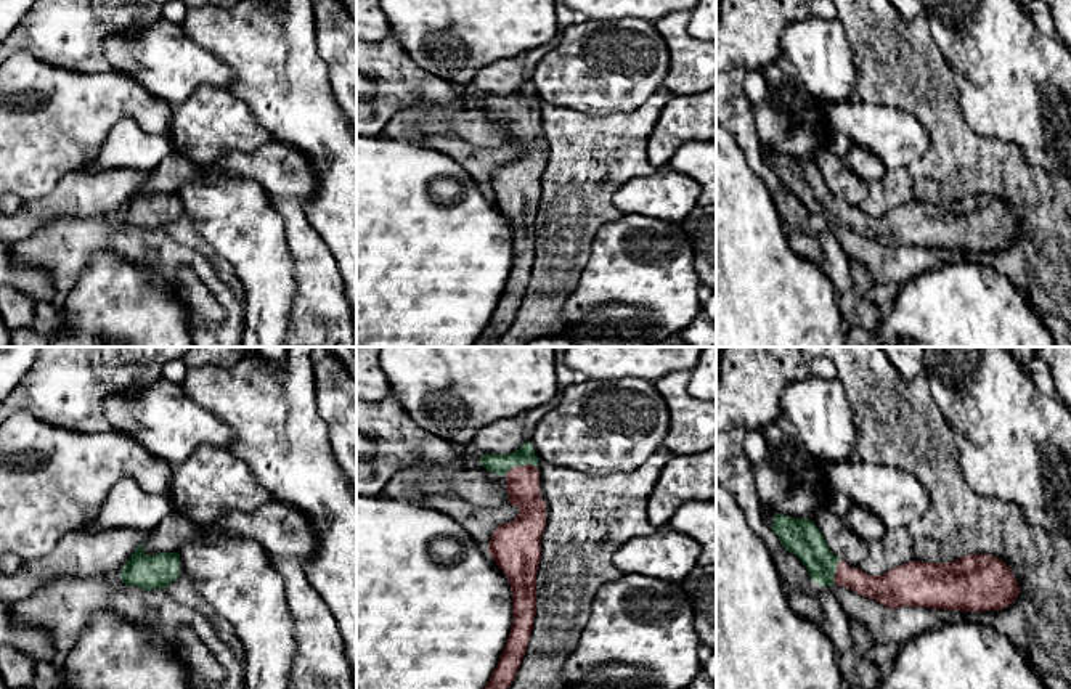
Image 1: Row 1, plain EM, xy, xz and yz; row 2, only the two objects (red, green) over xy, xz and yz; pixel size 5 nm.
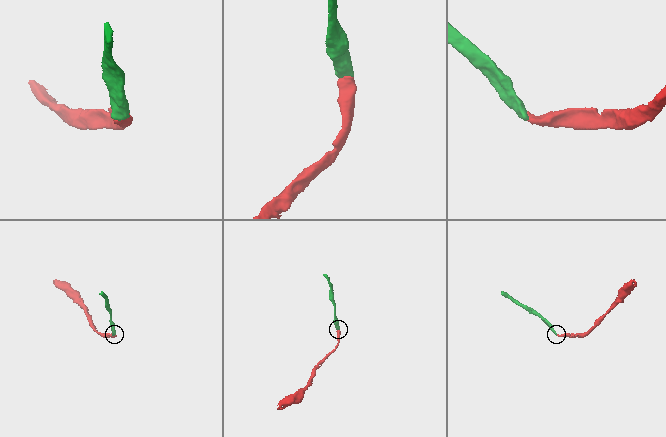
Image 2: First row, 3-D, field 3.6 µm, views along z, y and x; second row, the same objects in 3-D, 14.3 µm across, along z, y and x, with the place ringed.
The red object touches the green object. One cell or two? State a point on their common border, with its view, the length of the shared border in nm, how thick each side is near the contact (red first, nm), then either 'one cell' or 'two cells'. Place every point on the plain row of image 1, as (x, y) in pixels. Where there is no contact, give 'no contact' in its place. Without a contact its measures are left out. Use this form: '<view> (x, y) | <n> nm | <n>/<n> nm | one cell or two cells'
xz (519, 106) | 170 nm | 160/100 nm | one cell

